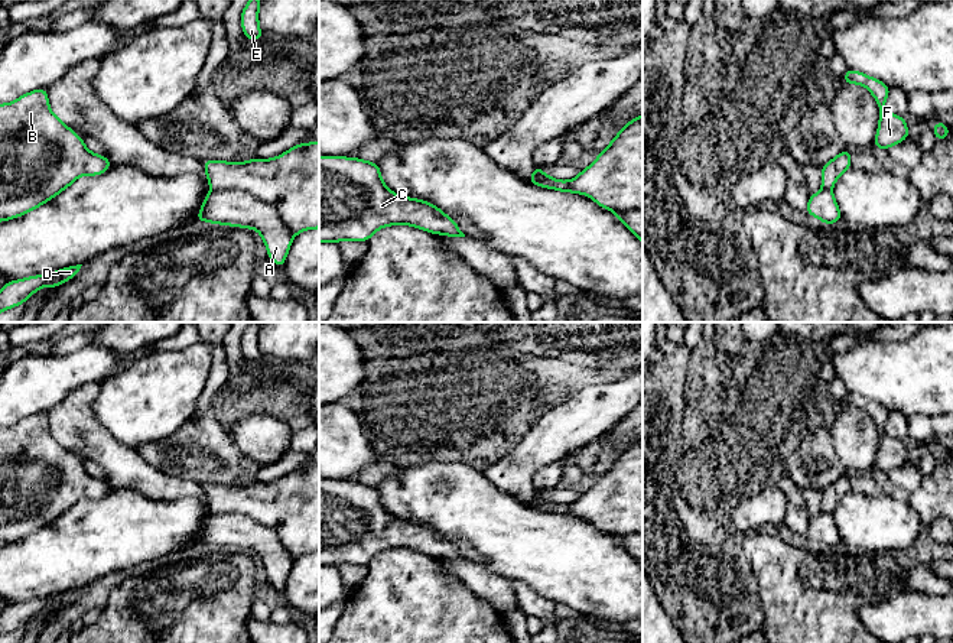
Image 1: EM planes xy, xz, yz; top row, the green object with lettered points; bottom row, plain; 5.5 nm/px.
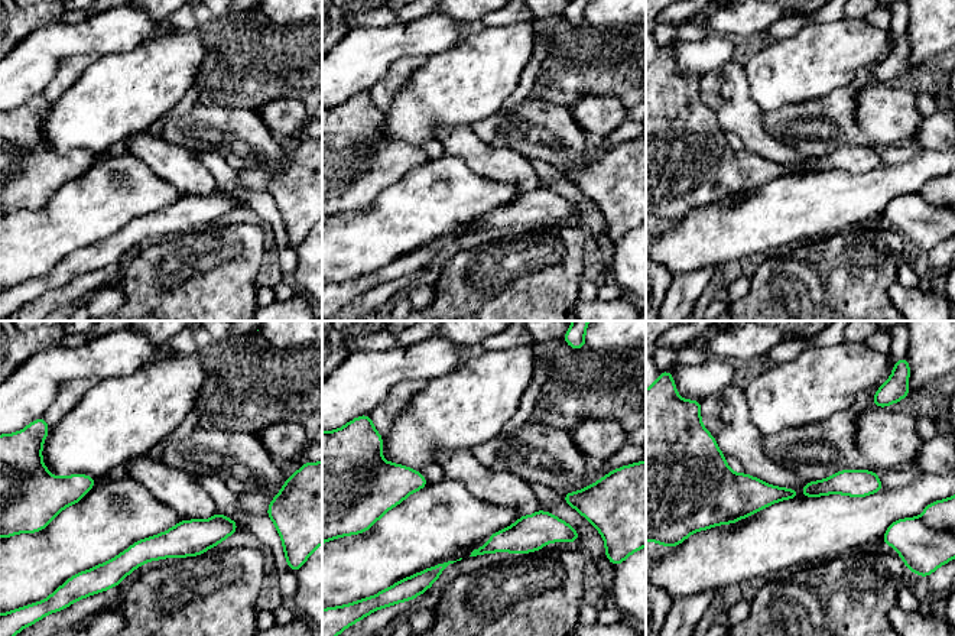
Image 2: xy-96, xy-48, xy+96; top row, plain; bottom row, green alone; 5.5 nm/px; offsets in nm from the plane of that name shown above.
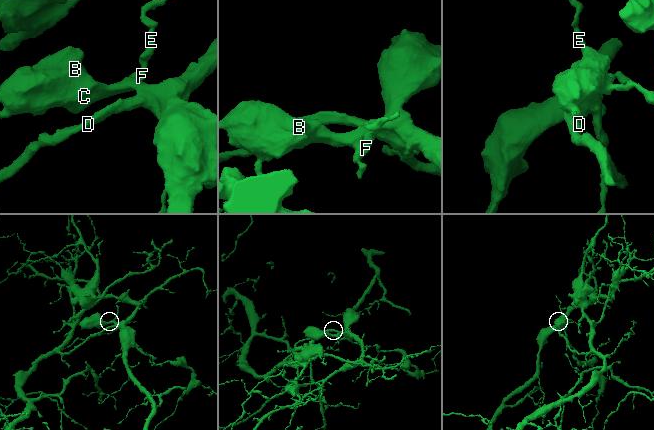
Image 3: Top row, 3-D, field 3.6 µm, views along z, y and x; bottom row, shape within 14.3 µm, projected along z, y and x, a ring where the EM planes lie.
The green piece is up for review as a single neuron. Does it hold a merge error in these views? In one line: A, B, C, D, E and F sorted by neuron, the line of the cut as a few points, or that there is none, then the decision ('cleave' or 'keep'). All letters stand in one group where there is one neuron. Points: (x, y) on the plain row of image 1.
A D / B C E F; cut in xy along (212, 513), (244, 513), (253, 518), (267, 526), (293, 558); cleave

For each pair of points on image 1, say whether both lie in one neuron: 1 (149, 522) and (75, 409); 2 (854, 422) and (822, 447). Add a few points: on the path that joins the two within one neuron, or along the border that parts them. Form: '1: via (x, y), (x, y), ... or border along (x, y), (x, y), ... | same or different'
1: border along (111, 486), (133, 489), (159, 502) | different
2: border along (828, 425), (835, 454), (846, 470) | different

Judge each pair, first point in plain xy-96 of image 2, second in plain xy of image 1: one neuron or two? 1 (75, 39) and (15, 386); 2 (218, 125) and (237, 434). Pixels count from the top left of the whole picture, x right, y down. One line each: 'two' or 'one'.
1: one
2: two

